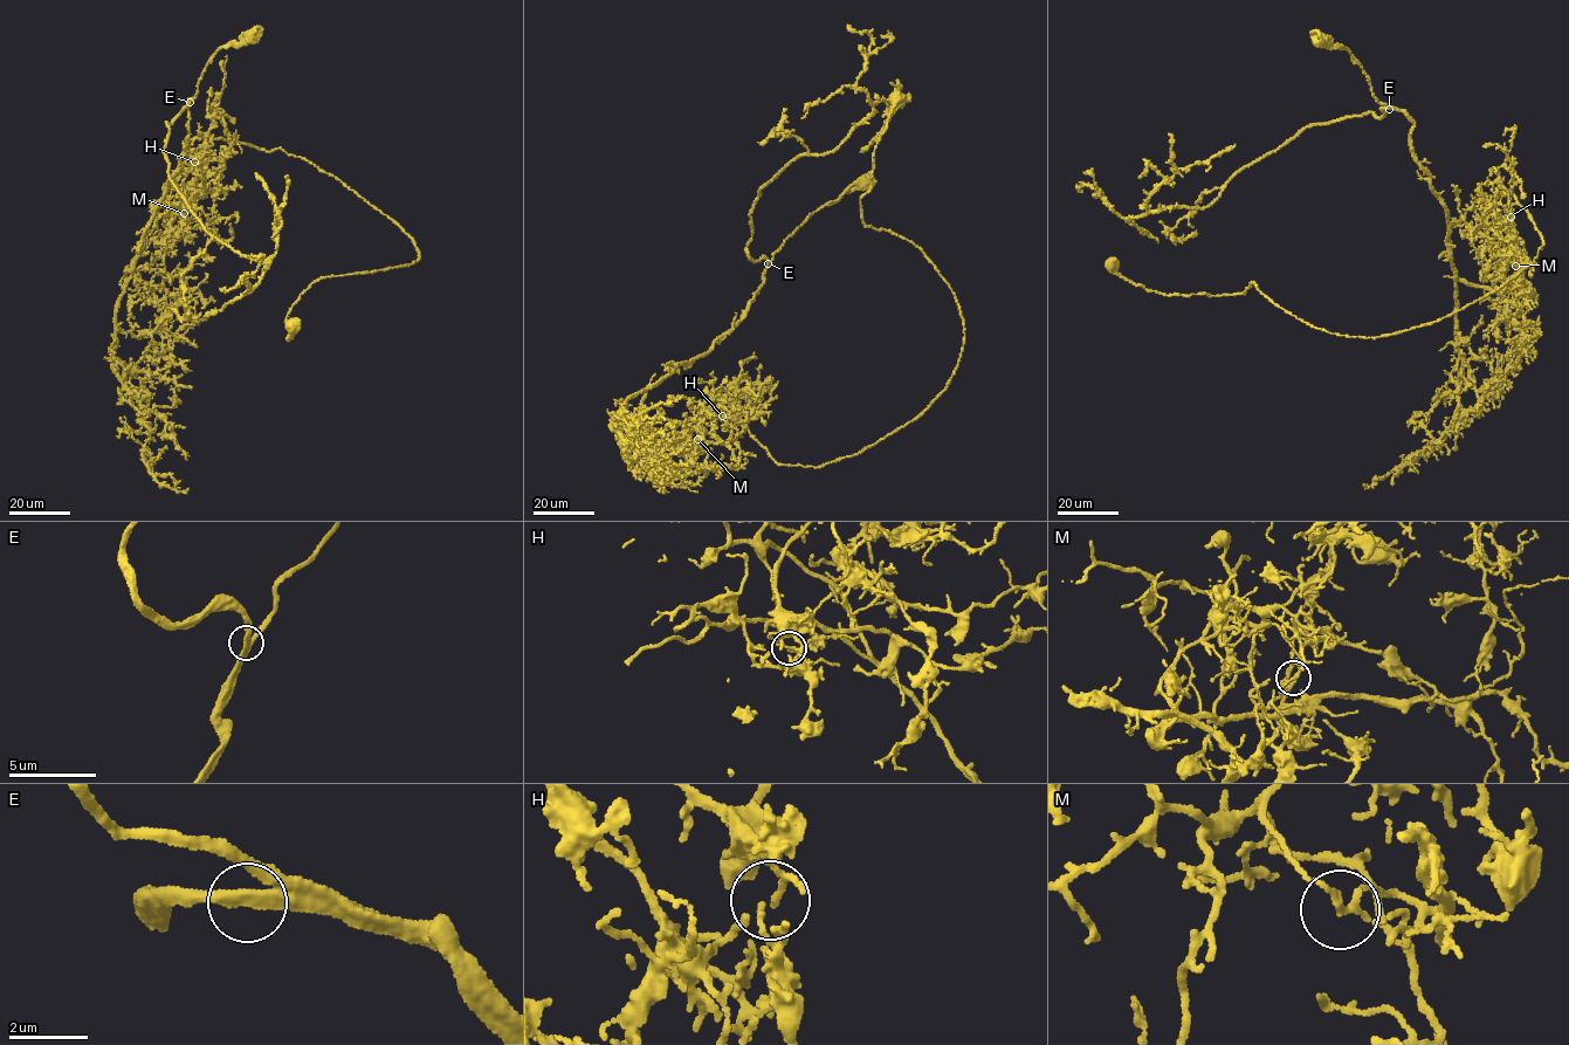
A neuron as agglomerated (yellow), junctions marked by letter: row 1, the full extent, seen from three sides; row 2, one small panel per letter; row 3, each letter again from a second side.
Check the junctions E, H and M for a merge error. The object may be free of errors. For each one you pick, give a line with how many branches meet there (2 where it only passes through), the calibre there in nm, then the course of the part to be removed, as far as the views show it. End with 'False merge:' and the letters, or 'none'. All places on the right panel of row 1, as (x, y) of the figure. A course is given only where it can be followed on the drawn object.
M: 2 branches meet; 150 nm thick; foreign part runs (1515, 266), (1518, 204), (1543, 243), (1530, 266), (1367, 338), (1312, 327), (1253, 281), (1163, 295), (1112, 260)
False merge: M

